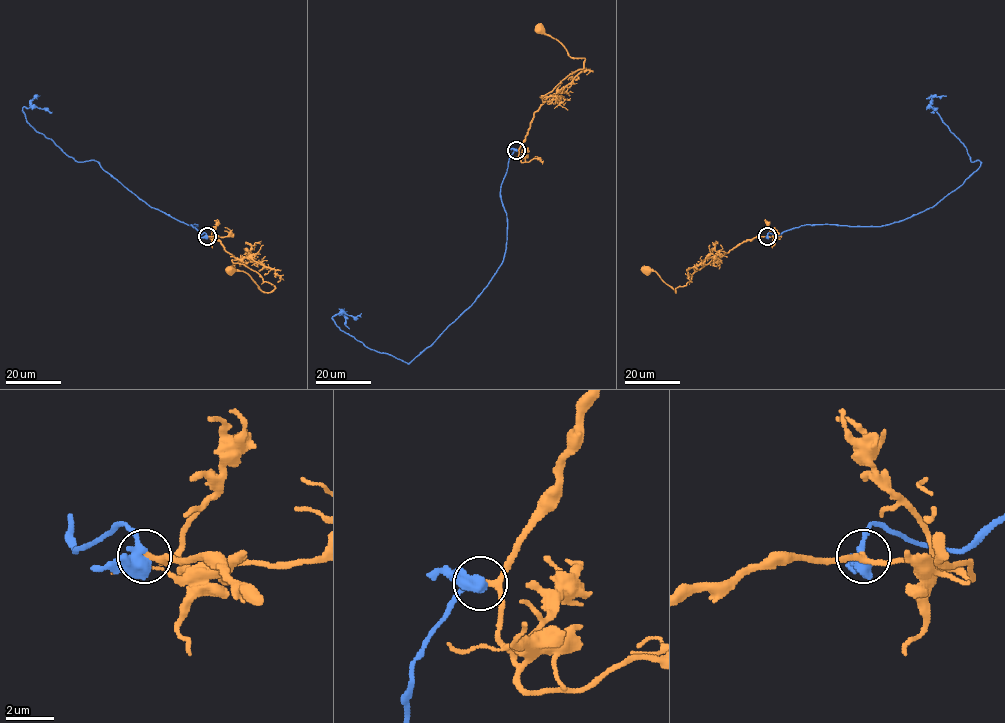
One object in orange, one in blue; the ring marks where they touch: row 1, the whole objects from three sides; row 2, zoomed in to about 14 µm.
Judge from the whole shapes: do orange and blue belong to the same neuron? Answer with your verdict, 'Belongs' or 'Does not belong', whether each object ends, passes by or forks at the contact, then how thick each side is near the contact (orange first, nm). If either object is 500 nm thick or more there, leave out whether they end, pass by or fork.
Belongs. Thickness 200 nm (orange) against 500 nm

